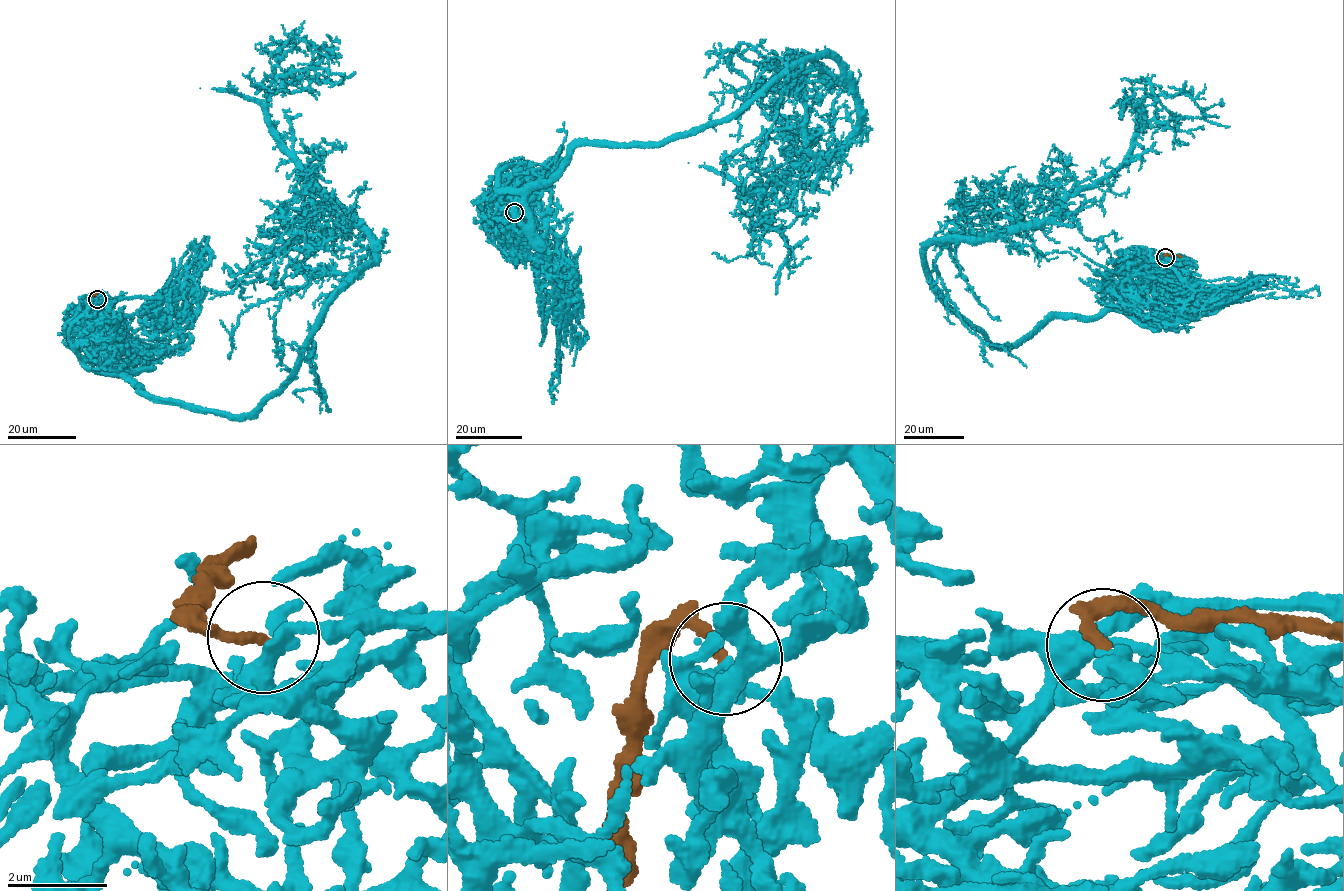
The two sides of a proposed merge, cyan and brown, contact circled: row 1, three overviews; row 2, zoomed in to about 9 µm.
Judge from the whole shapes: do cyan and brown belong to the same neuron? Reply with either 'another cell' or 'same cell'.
same cell

